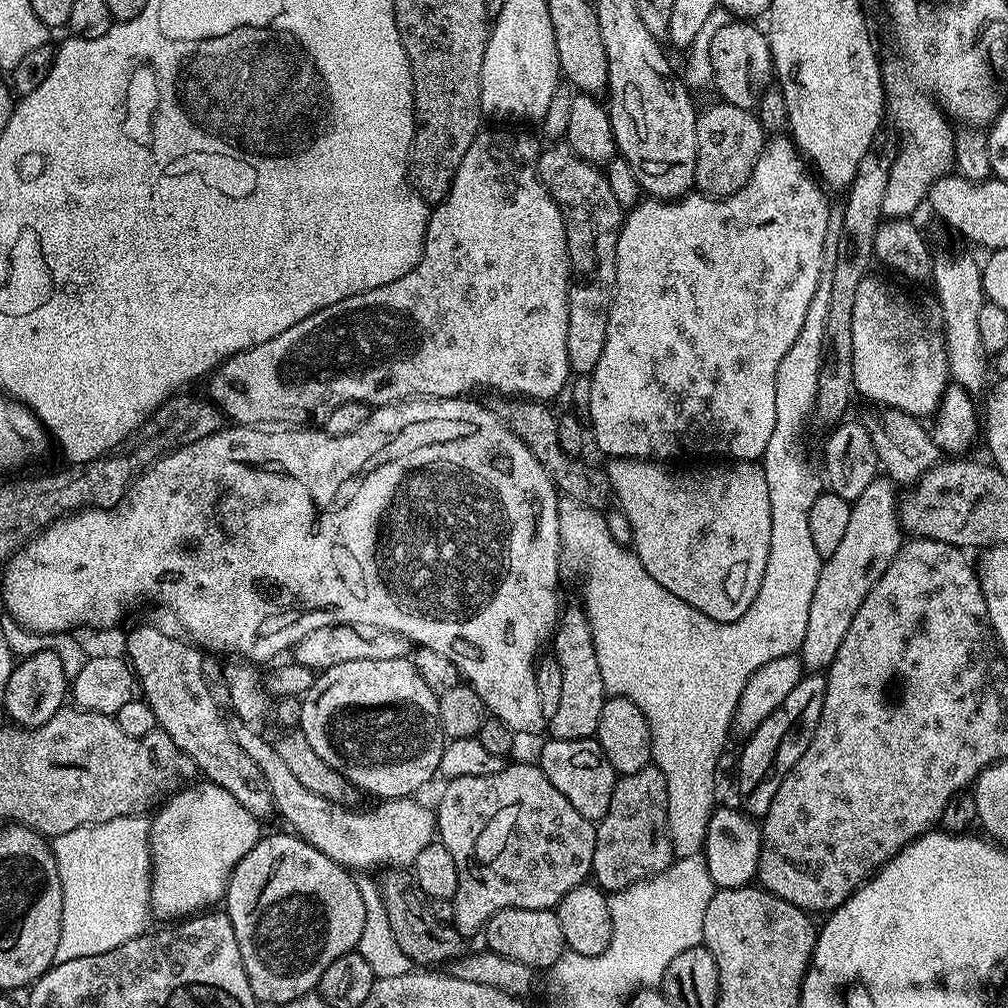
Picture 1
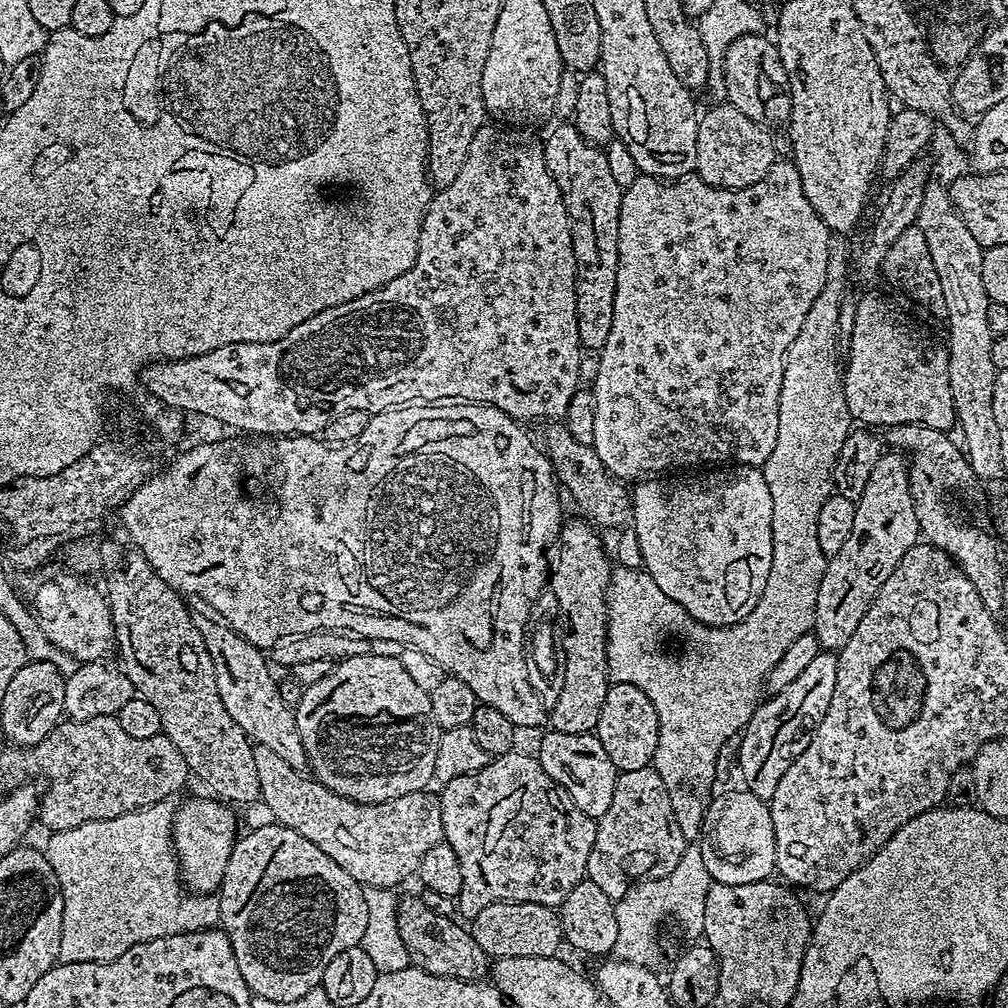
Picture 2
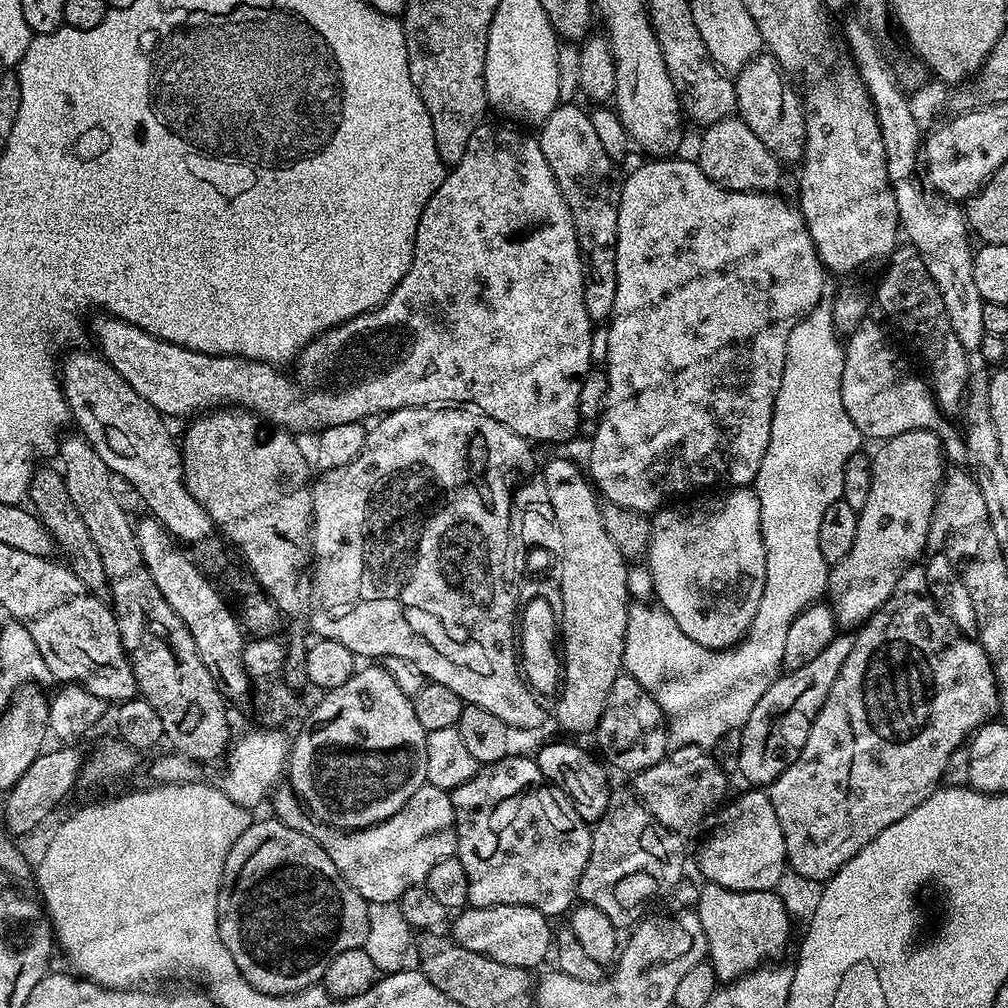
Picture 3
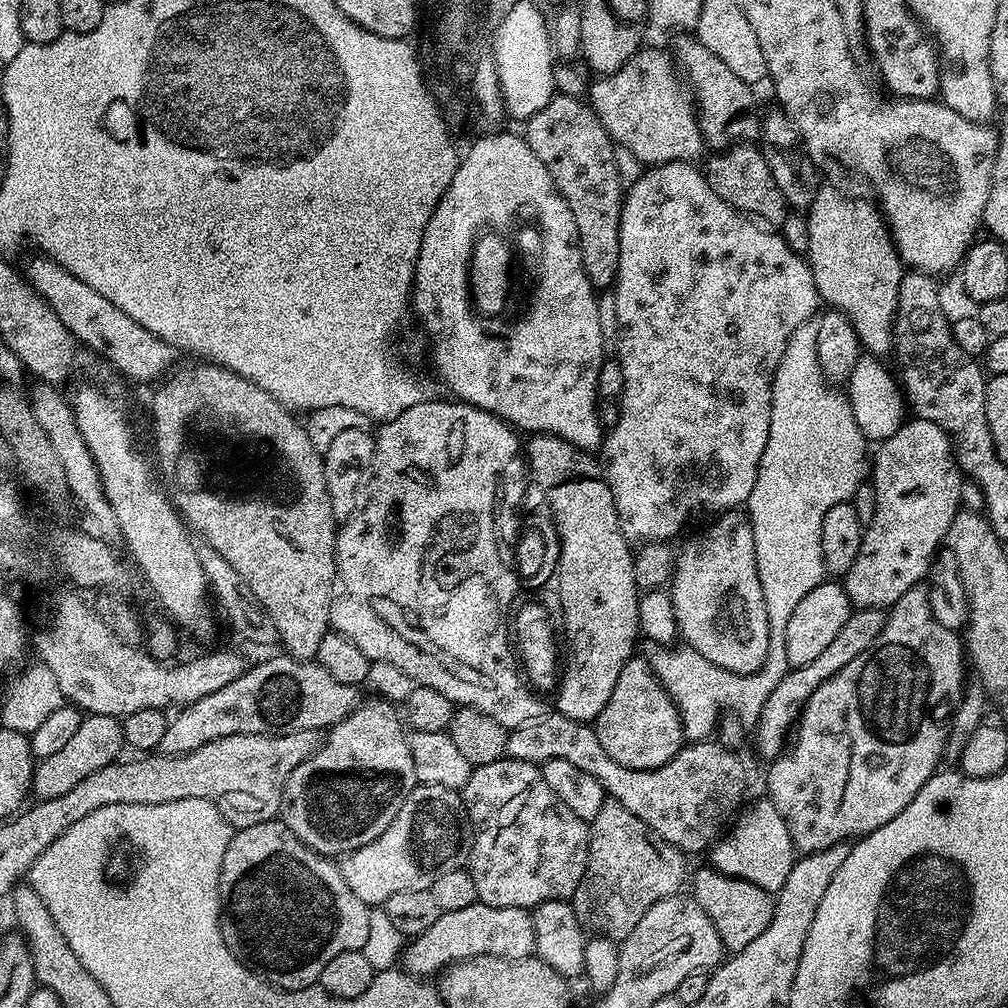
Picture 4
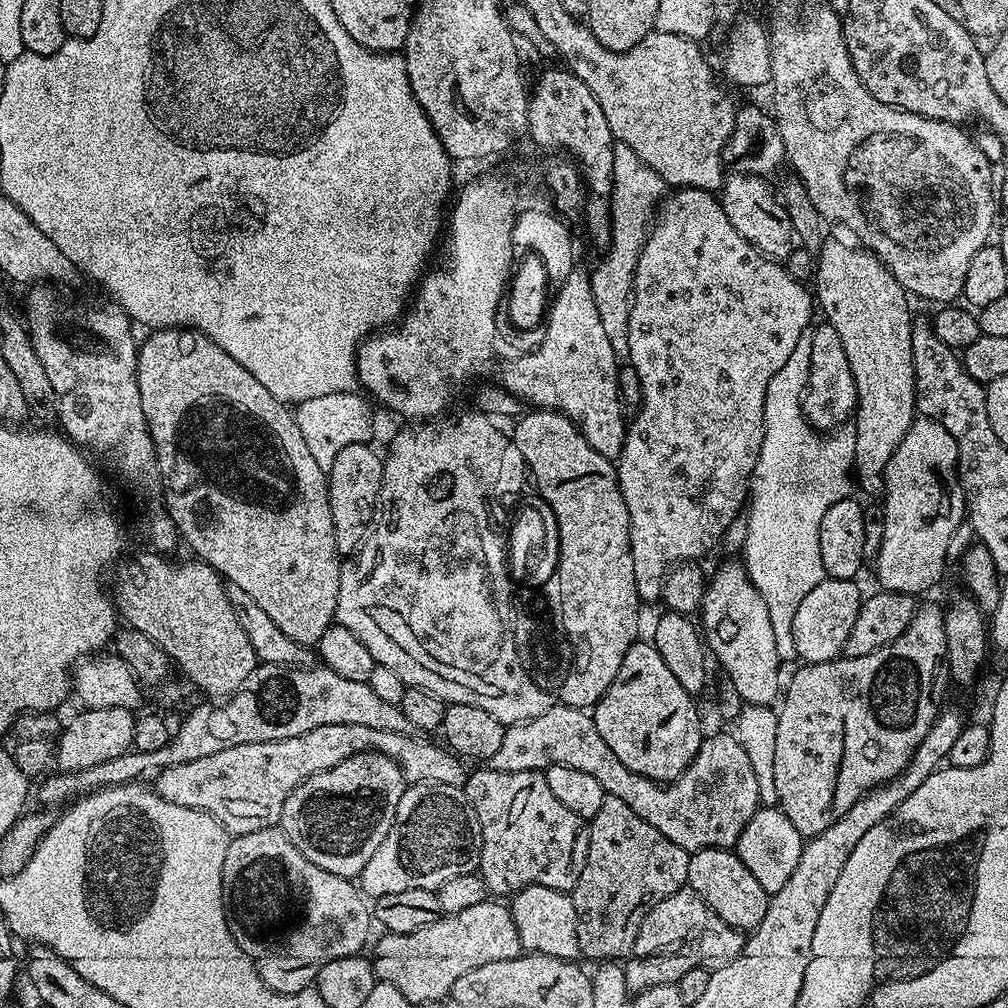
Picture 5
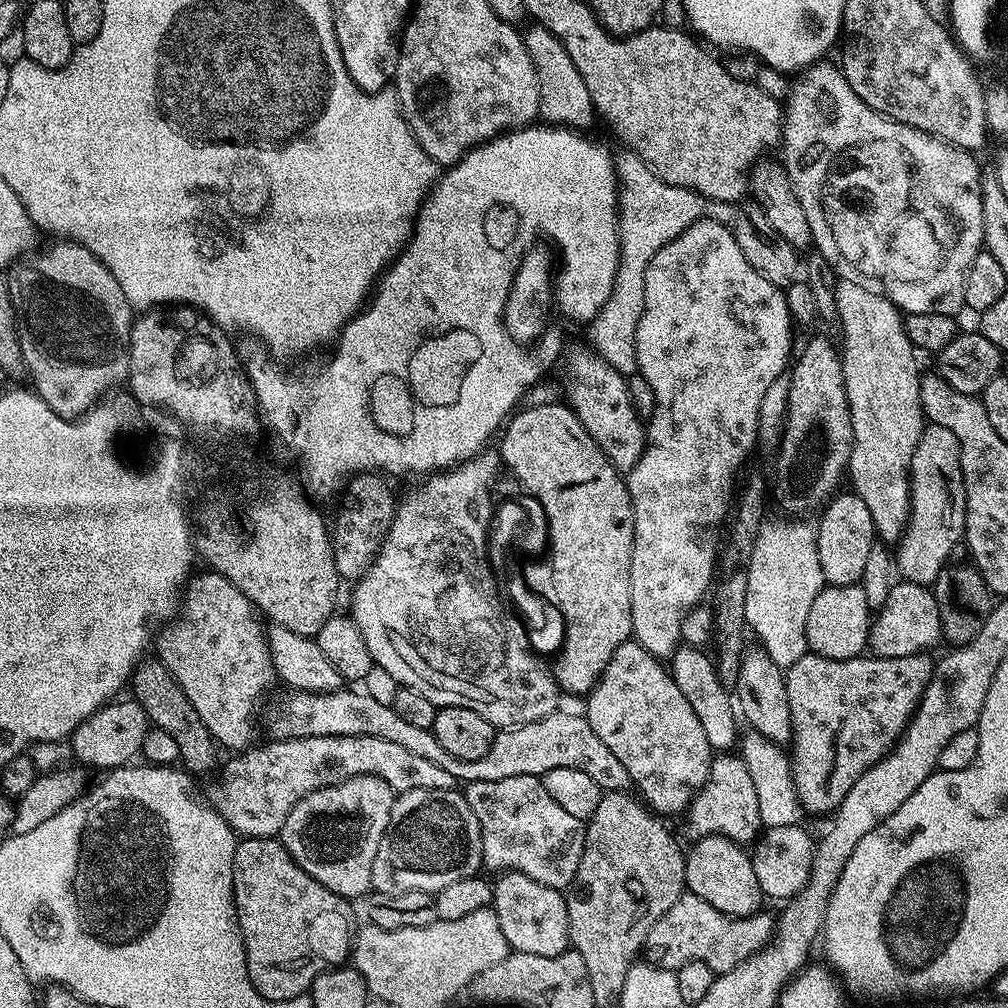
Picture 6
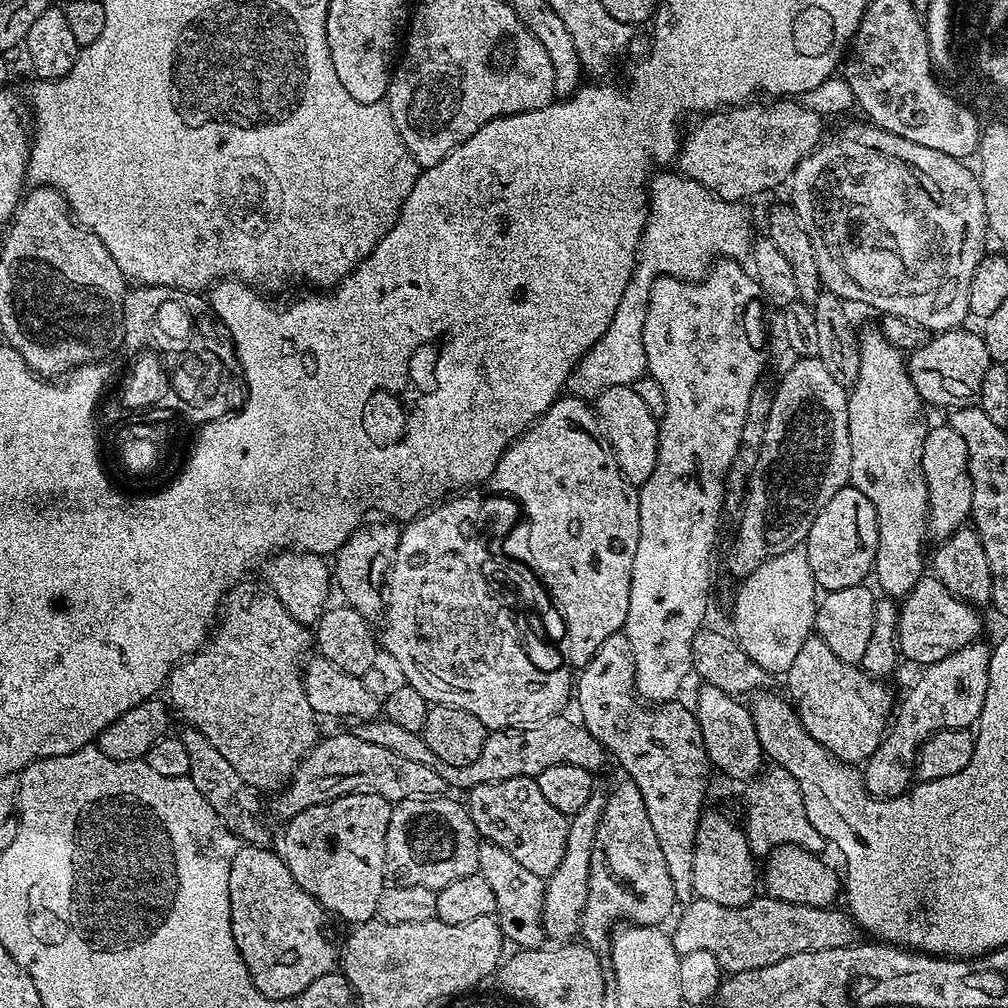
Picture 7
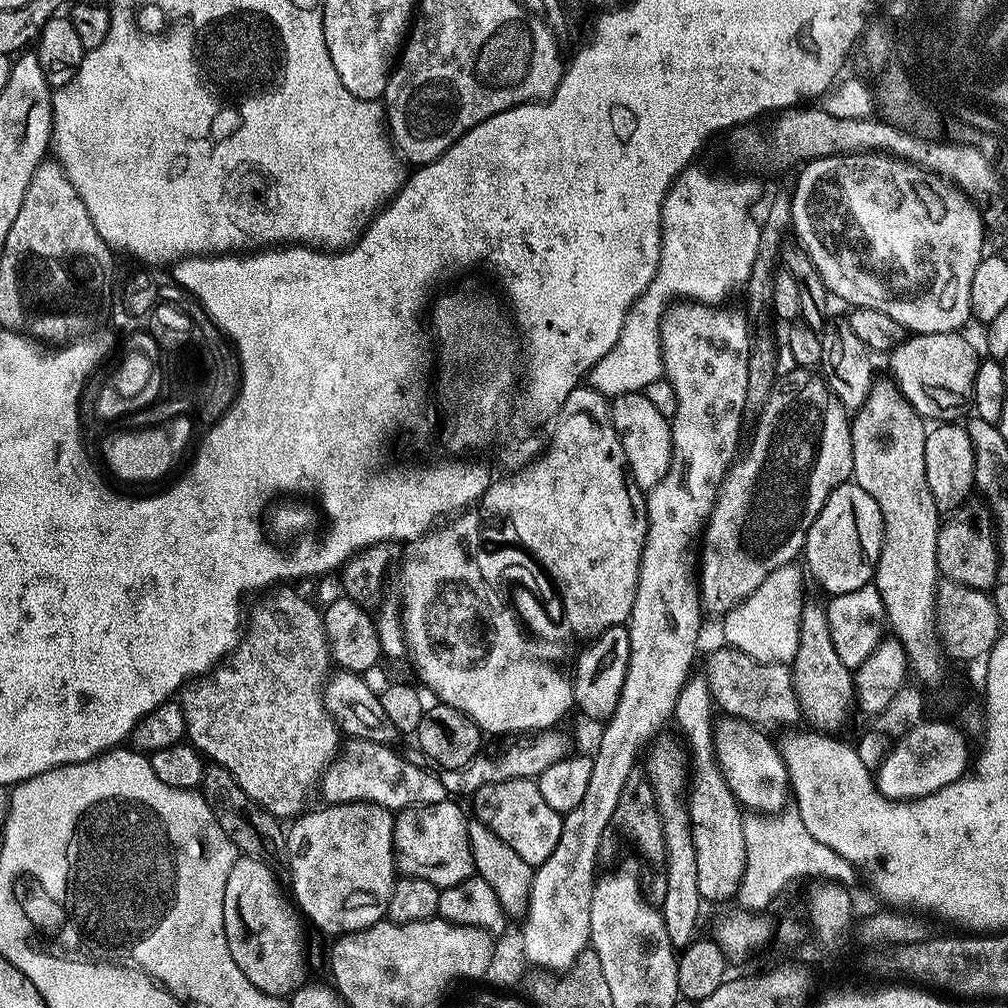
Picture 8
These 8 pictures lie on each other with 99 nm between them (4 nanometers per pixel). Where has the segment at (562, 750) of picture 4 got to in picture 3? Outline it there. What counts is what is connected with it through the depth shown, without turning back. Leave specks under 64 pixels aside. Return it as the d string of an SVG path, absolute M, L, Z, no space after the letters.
M688 754L696 756L688 756L685 760L672 760L673 758L665 758L659 760L654 766L650 766L646 770L635 773L631 777L630 787L636 793L637 798L646 806L646 810L653 818L653 821L662 826L666 826L670 831L677 834L685 834L691 828L696 828L712 811L715 813L717 809L725 803L724 795L728 792L729 773L721 768L715 755L712 754Z

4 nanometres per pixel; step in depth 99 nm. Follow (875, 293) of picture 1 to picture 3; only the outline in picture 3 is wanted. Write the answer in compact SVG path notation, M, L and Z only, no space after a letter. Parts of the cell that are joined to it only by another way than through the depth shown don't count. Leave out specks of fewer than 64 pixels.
M865 322L847 337L844 344L844 369L842 370L842 406L846 406L846 414L850 414L850 422L860 431L861 437L868 436L875 442L883 442L898 434L906 434L910 430L926 430L934 432L944 446L945 457L953 465L962 466L967 463L966 442L961 431L952 426L949 417L940 411L936 399L928 388L928 381L923 375L908 372L900 356L888 345L888 336L876 324Z

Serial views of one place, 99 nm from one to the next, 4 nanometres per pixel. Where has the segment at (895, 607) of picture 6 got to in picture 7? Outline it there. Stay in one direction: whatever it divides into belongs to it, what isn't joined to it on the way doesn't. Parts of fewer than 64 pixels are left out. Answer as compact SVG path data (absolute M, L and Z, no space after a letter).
M931 574L921 575L920 581L899 601L898 609L899 655L905 661L913 660L919 666L927 666L981 639L981 613L950 594L950 590Z

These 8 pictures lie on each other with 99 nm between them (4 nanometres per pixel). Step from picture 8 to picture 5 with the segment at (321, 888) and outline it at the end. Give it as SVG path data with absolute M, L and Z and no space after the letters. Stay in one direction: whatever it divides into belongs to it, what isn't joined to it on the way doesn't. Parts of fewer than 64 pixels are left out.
M359 752L298 785L282 806L279 827L314 866L322 866L330 874L356 878L392 829L405 787L402 770L389 756Z

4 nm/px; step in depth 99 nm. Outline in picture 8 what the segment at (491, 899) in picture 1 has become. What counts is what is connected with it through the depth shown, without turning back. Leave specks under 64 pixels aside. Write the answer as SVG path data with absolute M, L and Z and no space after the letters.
M535 779L531 780L503 780L497 784L482 786L470 797L470 804L476 810L475 817L480 819L502 842L507 842L510 847L522 858L522 862L533 866L539 866L554 854L554 846L558 846L558 840L562 838L562 826L564 818L561 813L554 810L554 806L546 806L546 798L542 798L542 790Z

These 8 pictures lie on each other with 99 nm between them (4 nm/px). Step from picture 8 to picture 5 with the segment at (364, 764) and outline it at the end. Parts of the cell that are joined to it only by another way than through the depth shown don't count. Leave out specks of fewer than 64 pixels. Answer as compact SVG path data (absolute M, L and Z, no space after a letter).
M318 726L318 730L298 738L230 746L197 761L163 769L154 781L154 790L166 802L174 802L174 806L190 806L208 812L229 833L239 834L277 827L282 806L286 806L286 798L290 798L298 785L359 752L386 754L400 767L409 785L441 784L463 788L470 775L469 769L464 769L465 761L443 743L431 744L428 740L431 739L416 734L374 730L370 726Z

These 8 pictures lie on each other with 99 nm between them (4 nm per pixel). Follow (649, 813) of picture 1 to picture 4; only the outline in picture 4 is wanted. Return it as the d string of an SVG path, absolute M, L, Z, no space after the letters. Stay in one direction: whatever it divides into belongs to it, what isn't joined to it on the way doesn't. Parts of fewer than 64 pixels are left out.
M605 798L602 807L596 817L590 822L588 830L588 865L582 874L582 882L578 882L578 890L574 890L570 901L572 909L576 911L576 917L580 927L592 934L608 936L611 940L620 942L625 936L629 936L642 922L642 914L667 896L677 895L680 888L685 887L686 872L684 876L685 853L675 848L670 842L663 840L642 818L634 818L622 802L611 798Z

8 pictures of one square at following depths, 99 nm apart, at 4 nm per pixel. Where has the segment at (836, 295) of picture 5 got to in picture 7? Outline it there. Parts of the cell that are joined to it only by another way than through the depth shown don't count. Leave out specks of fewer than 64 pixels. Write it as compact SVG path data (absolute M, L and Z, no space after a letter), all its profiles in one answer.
M879 327L860 328L860 361L858 378L848 392L848 425L850 426L850 474L851 487L862 490L876 508L878 522L878 550L874 580L880 583L880 592L885 597L902 598L919 581L926 568L924 536L928 523L928 487L920 459L924 439L928 437L929 421L924 421L926 405L908 373L905 353L897 348Z

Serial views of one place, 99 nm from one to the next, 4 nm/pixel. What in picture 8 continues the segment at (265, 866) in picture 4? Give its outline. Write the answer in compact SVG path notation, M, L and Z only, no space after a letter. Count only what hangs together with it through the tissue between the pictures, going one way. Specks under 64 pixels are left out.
M249 856L236 859L226 878L224 929L226 946L230 946L238 970L267 996L284 998L301 987L305 979L304 954L300 950L300 930L292 915L293 907L280 893L280 884L272 872L275 871L269 865Z

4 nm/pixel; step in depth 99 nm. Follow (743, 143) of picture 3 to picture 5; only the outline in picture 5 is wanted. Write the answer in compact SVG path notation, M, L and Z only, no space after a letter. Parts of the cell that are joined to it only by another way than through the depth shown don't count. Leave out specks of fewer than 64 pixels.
M732 172L725 175L724 183L718 189L718 199L730 226L734 226L746 242L753 244L762 255L784 262L794 247L794 233L781 197L777 193L775 196L768 184L771 183L765 177Z

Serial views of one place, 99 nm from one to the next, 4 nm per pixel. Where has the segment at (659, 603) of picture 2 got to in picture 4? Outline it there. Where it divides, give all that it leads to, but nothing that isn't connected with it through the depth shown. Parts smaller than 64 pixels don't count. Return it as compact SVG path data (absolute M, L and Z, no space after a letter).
M807 320L802 326L798 326L798 330L794 330L794 334L790 334L790 342L786 342L786 350L782 353L782 358L778 362L778 370L772 379L772 409L770 410L770 438L766 438L766 450L762 454L762 462L758 466L758 478L754 482L754 490L750 494L746 505L746 515L752 522L752 533L754 534L754 554L756 555L756 565L758 566L758 578L764 587L764 601L768 607L768 625L770 626L770 646L768 647L768 658L765 660L761 668L756 672L747 672L746 674L738 674L731 672L725 668L714 666L714 662L710 662L706 658L702 658L698 653L687 646L656 646L653 647L652 656L647 657L648 664L654 670L654 674L660 680L660 684L670 694L670 698L676 704L676 708L680 712L680 720L684 723L684 734L689 741L699 742L713 735L716 722L721 715L729 710L736 712L742 718L742 722L746 726L755 725L762 714L762 708L766 706L766 700L770 698L770 694L774 690L774 686L778 686L778 682L782 682L782 678L788 671L790 665L786 658L786 625L790 623L790 614L794 614L794 609L798 606L798 602L802 602L802 598L806 598L806 594L810 594L810 590L814 590L814 586L825 583L826 573L824 570L824 559L822 558L822 518L826 518L826 510L830 510L830 506L842 504L851 501L855 491L858 490L860 484L865 483L870 476L870 444L864 439L862 430L858 430L858 422L854 422L854 410L850 406L847 395L843 391L837 390L833 385L828 383L827 378L822 374L822 366L818 366L818 326L816 320Z

